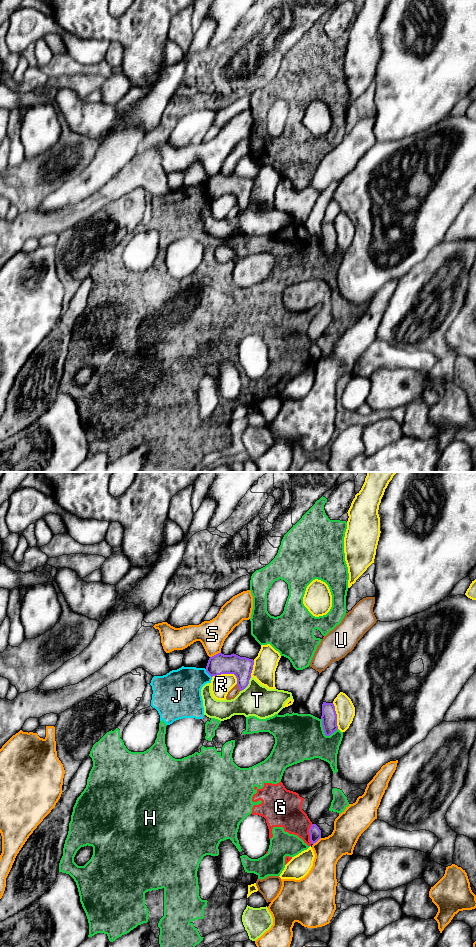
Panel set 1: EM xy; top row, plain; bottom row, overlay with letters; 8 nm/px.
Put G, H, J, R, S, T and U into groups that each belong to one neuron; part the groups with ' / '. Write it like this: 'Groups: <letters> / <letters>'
Groups: G H J / R / S / T / U

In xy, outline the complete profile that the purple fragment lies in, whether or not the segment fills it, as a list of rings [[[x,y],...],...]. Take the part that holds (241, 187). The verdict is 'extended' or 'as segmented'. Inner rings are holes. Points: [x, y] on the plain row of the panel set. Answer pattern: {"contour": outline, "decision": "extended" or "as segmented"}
{"contour": [[[221,172],[210,177],[206,192],[211,196],[234,194],[240,211],[244,210],[251,198],[254,180],[236,174],[224,175]]], "decision": "as segmented"}

